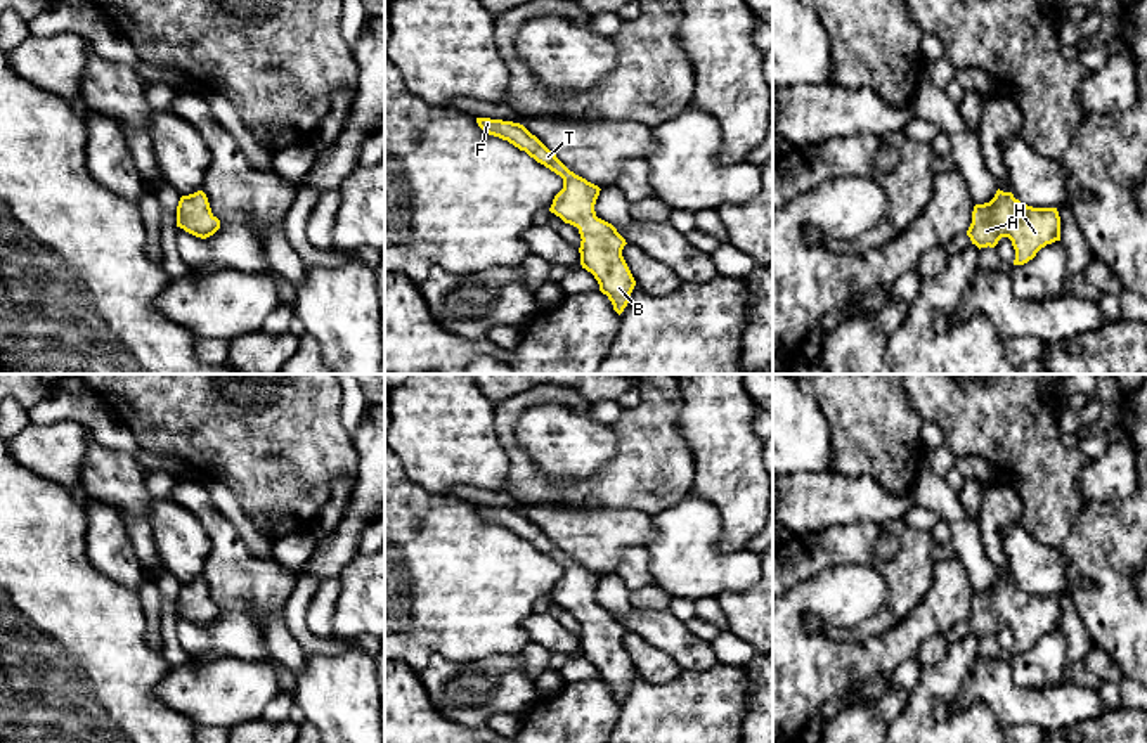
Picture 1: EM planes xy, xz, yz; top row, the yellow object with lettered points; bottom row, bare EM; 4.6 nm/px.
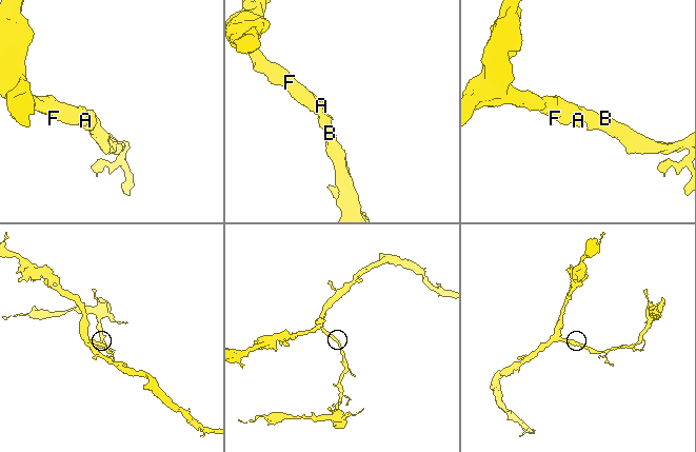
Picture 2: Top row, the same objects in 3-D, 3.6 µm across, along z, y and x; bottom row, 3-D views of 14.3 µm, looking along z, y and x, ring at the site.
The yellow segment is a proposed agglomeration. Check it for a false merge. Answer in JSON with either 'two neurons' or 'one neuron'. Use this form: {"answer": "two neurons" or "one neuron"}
{"answer": "one neuron"}

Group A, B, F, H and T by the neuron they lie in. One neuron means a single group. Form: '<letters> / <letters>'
A B F H T

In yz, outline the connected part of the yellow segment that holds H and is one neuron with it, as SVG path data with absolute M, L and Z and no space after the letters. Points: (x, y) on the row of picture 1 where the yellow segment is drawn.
M998 189L989 203L974 206L967 236L979 249L1008 237L1015 249L1014 265L1024 265L1041 248L1060 241L1060 216L1057 208L1033 208Z

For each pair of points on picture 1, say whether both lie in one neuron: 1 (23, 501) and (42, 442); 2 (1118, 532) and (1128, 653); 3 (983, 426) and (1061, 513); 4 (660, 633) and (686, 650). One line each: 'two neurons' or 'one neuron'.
1: two neurons
2: one neuron
3: one neuron
4: one neuron

